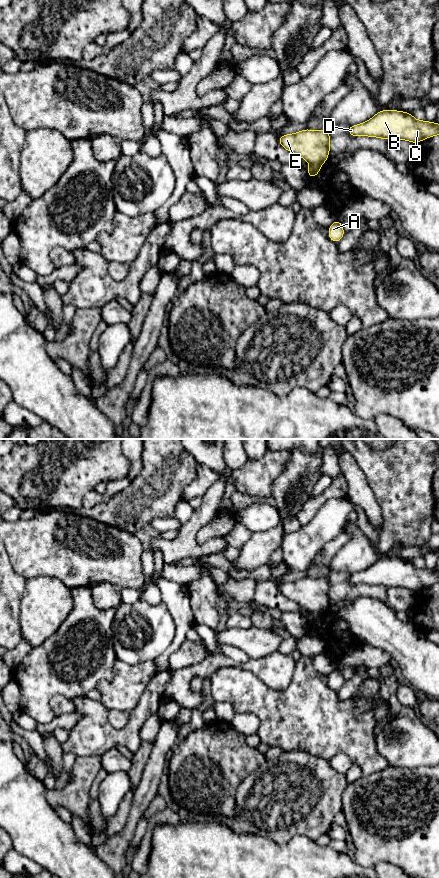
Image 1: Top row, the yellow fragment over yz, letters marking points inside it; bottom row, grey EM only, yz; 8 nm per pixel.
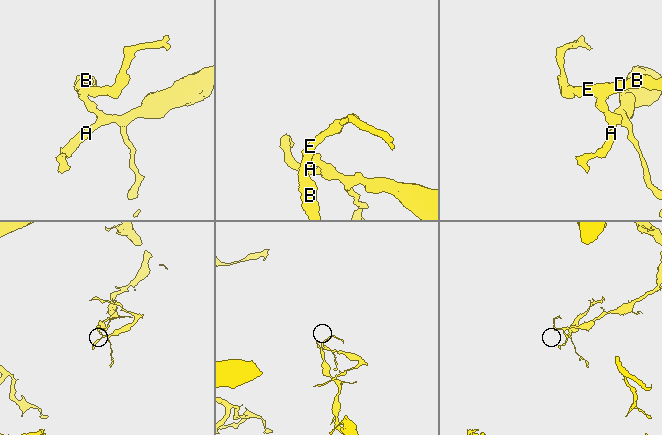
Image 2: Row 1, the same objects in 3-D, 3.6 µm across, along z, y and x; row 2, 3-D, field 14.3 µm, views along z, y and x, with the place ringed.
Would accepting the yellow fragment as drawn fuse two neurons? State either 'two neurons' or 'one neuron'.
two neurons

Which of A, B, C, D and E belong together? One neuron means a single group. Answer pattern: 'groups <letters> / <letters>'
groups A / B C D E

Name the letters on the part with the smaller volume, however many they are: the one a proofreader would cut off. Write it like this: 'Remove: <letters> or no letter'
Remove: A

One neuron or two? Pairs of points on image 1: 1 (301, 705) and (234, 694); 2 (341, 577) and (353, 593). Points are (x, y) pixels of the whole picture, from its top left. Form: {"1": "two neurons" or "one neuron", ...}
{"1": "one neuron", "2": "one neuron"}

